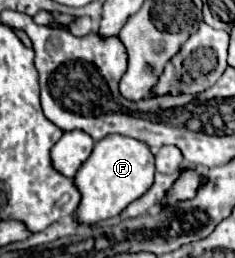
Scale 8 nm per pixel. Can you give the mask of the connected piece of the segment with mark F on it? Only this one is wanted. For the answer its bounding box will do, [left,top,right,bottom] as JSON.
[73,135,153,225]

